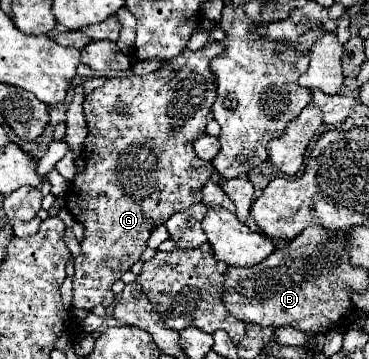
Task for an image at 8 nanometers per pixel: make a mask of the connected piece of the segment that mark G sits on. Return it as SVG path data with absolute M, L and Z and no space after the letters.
M211 42L199 50L183 50L183 54L179 54L177 58L171 58L171 60L165 60L163 66L147 76L123 76L123 78L109 78L105 80L103 88L99 88L97 92L93 92L91 96L85 98L85 104L83 104L83 110L85 110L85 116L87 116L87 126L89 126L89 134L85 138L85 144L83 144L83 160L85 160L85 172L81 176L75 176L73 182L69 184L67 192L65 192L65 202L67 202L67 208L69 212L73 214L73 218L83 224L85 228L85 240L81 242L81 256L75 258L75 276L73 276L73 306L75 308L85 308L85 310L91 310L93 306L97 304L103 304L103 306L109 306L113 304L115 296L111 292L111 284L117 282L123 272L127 272L141 256L141 252L147 248L145 242L149 238L149 234L165 224L169 220L171 214L175 212L185 212L189 210L193 204L199 204L201 202L201 190L205 186L205 182L211 178L211 172L213 172L213 166L209 160L201 160L195 150L193 150L193 142L195 138L199 138L199 134L205 132L205 126L207 122L213 118L213 104L215 104L215 98L217 98L217 82L215 82L215 74L211 70L211 60L217 58L219 54L223 54L225 46L223 42Z

